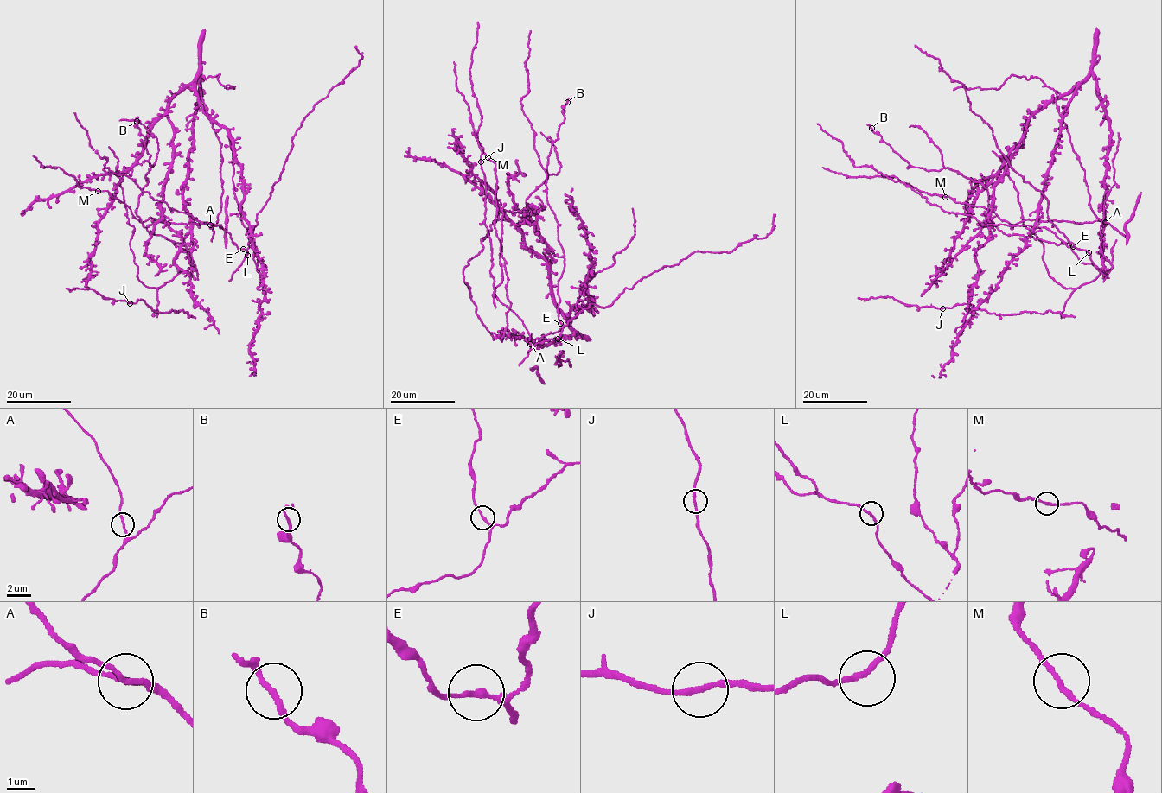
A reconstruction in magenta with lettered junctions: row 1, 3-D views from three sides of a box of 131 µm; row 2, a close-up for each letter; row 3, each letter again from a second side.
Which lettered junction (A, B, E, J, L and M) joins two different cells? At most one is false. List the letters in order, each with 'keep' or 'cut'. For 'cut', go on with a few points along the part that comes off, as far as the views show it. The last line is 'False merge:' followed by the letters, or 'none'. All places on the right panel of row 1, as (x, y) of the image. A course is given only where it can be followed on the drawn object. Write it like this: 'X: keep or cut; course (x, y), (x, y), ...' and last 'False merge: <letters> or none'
A: keep
B: keep
E: keep
J: keep
L: keep
M: keep
False merge: none

